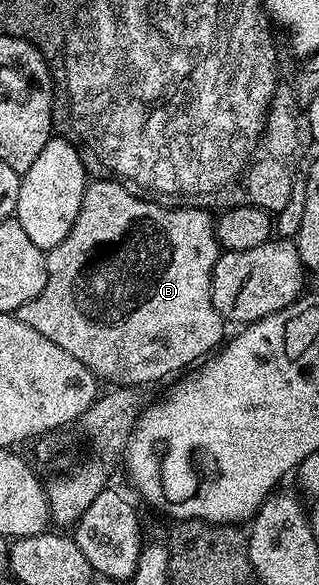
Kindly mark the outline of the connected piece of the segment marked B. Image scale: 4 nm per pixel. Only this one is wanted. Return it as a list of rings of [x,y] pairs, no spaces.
[[[88,181],[85,196],[81,200],[81,212],[77,212],[77,220],[73,224],[73,228],[69,228],[69,236],[65,236],[65,240],[61,240],[61,244],[57,244],[57,248],[46,251],[47,279],[45,288],[36,298],[21,304],[17,317],[25,324],[29,324],[29,328],[41,332],[41,336],[53,340],[53,344],[65,348],[65,352],[69,352],[69,356],[77,356],[77,360],[81,360],[81,364],[85,364],[85,368],[89,368],[95,373],[96,378],[104,383],[111,382],[107,384],[147,388],[150,382],[159,382],[162,378],[167,378],[170,374],[185,369],[186,366],[194,367],[200,360],[206,359],[224,341],[225,320],[211,303],[211,273],[221,253],[220,244],[215,237],[216,219],[212,215],[207,215],[203,210],[190,210],[187,207],[190,205],[187,204],[181,204],[185,206],[158,206],[157,203],[146,202],[145,199],[138,198],[138,196],[143,197],[132,192],[128,187],[122,186],[120,182]]]

